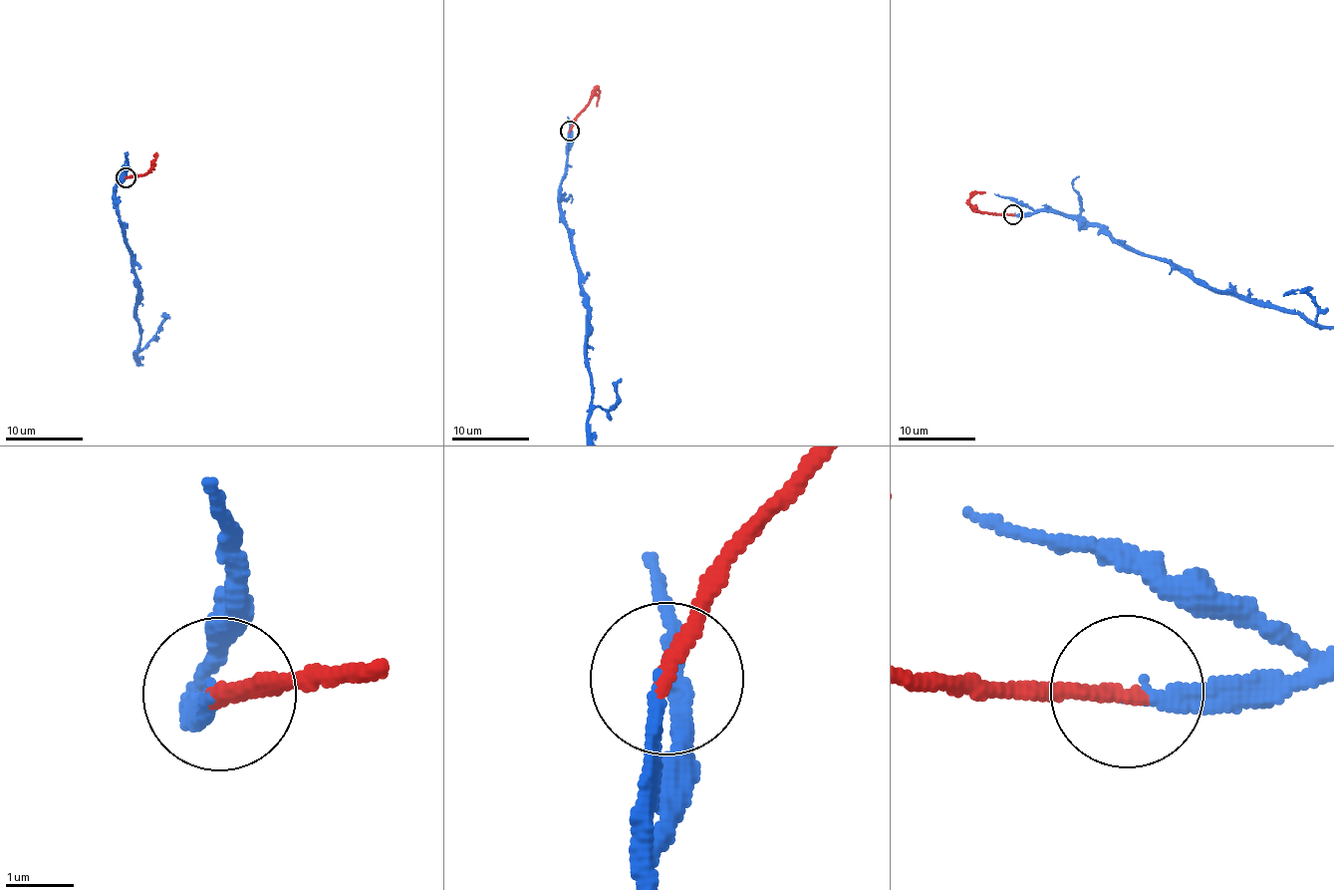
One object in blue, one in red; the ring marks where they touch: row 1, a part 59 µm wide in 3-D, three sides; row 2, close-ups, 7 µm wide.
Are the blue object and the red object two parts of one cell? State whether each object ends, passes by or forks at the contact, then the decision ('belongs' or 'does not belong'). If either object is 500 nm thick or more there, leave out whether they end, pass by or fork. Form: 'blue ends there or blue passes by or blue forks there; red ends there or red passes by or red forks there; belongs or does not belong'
blue ends there; red ends there; belongs

